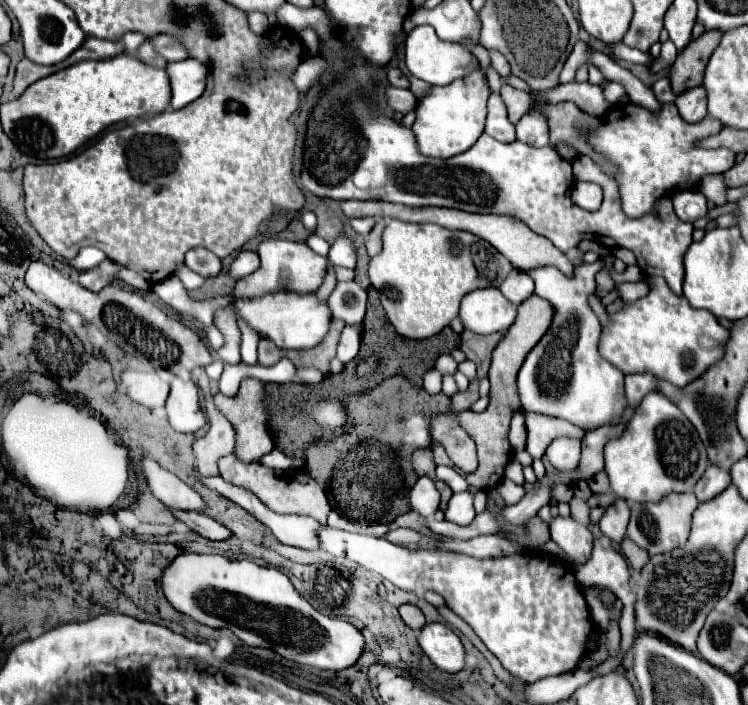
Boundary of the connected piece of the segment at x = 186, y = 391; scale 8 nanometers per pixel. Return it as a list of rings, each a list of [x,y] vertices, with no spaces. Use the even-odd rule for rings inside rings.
[[[176,379],[166,401],[168,421],[180,433],[194,433],[206,425],[206,413],[198,401],[198,387],[190,379]]]

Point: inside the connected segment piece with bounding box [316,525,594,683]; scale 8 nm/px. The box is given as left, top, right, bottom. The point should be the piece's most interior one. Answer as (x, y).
(529, 611)

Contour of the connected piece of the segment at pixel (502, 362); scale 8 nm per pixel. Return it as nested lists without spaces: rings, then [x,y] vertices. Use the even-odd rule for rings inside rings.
[[[532,295],[522,305],[518,305],[518,317],[516,317],[516,321],[512,323],[512,327],[506,331],[504,339],[496,345],[496,349],[492,353],[492,365],[490,365],[490,375],[488,375],[490,385],[492,385],[490,387],[492,399],[490,399],[488,409],[482,411],[482,413],[474,413],[474,411],[460,411],[460,413],[456,413],[458,423],[474,439],[474,443],[478,447],[478,459],[480,459],[478,469],[474,473],[460,471],[458,467],[454,467],[454,463],[450,461],[450,457],[446,455],[446,451],[444,451],[444,447],[440,443],[432,445],[432,453],[434,453],[436,465],[448,465],[448,467],[456,469],[476,489],[500,483],[500,479],[504,477],[504,467],[510,461],[510,449],[512,449],[510,443],[508,443],[510,419],[512,419],[512,413],[516,411],[516,407],[520,407],[520,399],[516,397],[516,373],[520,371],[520,365],[524,363],[524,359],[530,353],[530,349],[548,331],[548,327],[552,323],[552,315],[554,315],[552,303],[546,301],[546,299],[542,299],[542,297],[538,297],[538,295]]]

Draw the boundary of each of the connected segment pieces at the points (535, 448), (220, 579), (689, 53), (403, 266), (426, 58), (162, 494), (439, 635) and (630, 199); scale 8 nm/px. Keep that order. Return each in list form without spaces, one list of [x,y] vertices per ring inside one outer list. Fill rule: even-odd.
[[[526,413],[526,429],[528,429],[528,447],[532,459],[542,459],[544,449],[550,441],[558,437],[576,437],[584,439],[584,431],[564,419],[554,419],[538,413]]]
[[[182,553],[164,571],[162,591],[180,613],[194,621],[226,627],[246,645],[268,647],[300,665],[342,671],[352,667],[364,649],[364,637],[352,623],[318,613],[274,567],[260,567],[246,559],[228,561],[222,555]]]
[[[704,31],[676,57],[674,65],[670,67],[670,81],[676,95],[684,93],[686,89],[692,89],[694,85],[702,85],[704,69],[716,45],[720,43],[720,37],[722,31]]]
[[[392,219],[384,231],[384,249],[380,255],[370,259],[370,281],[380,293],[380,303],[402,337],[426,339],[440,333],[450,321],[458,315],[460,301],[466,293],[484,287],[500,287],[506,275],[512,271],[512,263],[500,255],[488,241],[468,233],[468,231],[450,231],[434,223],[406,223]]]
[[[420,25],[414,31],[410,31],[410,35],[406,39],[406,67],[414,77],[418,77],[426,83],[448,85],[454,79],[470,75],[474,69],[480,67],[480,61],[464,45],[442,41],[436,35],[436,31],[432,29],[432,25]]]
[[[142,457],[140,459],[142,475],[152,491],[168,509],[182,509],[182,511],[202,511],[204,501],[202,497],[182,483],[174,473],[162,469],[154,459]]]
[[[444,623],[424,625],[418,643],[440,671],[458,673],[464,669],[464,645],[460,637]]]
[[[634,103],[614,105],[606,123],[590,135],[590,145],[614,161],[620,169],[616,177],[620,185],[622,207],[628,217],[642,217],[654,213],[654,201],[658,201],[670,189],[696,189],[700,179],[708,173],[726,173],[732,163],[730,149],[696,149],[694,141],[720,131],[720,121],[706,117],[700,123],[686,123],[674,103],[662,105],[660,113],[652,113]]]

